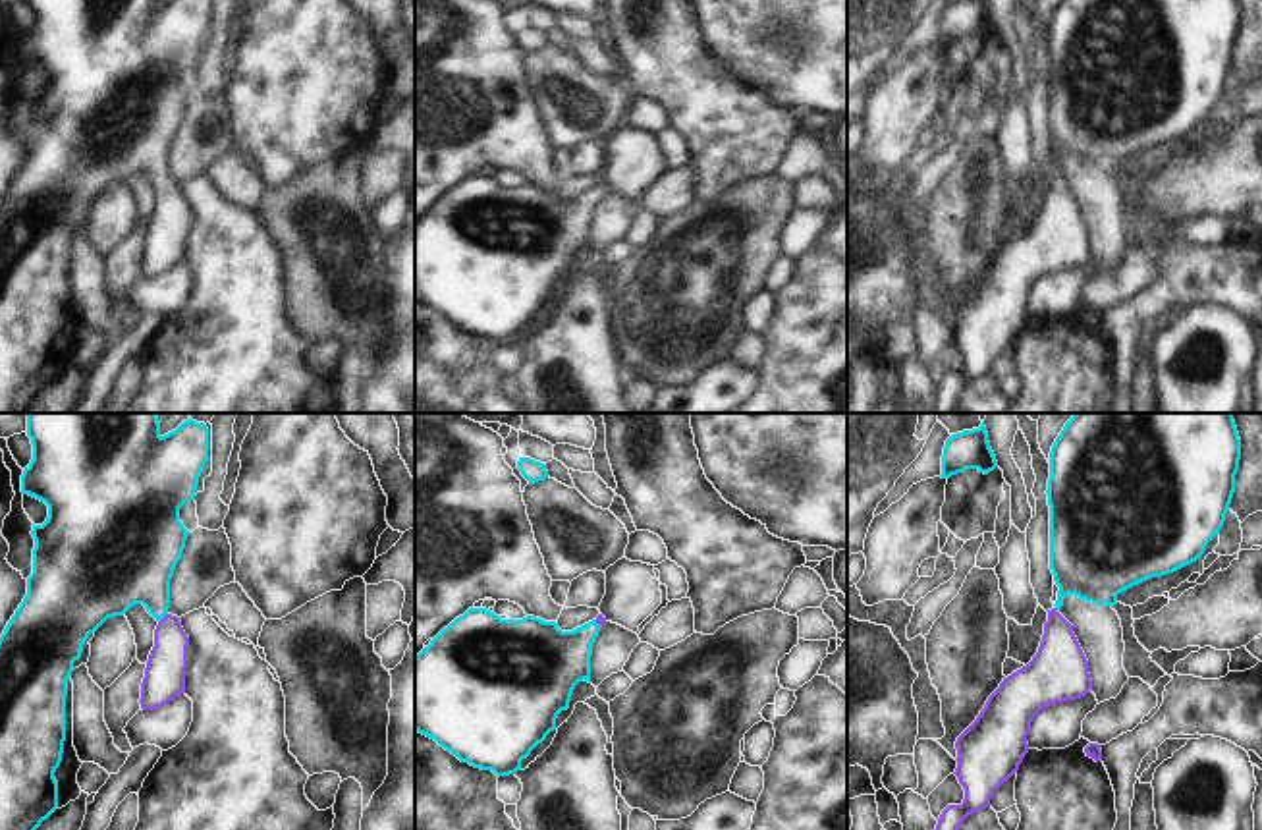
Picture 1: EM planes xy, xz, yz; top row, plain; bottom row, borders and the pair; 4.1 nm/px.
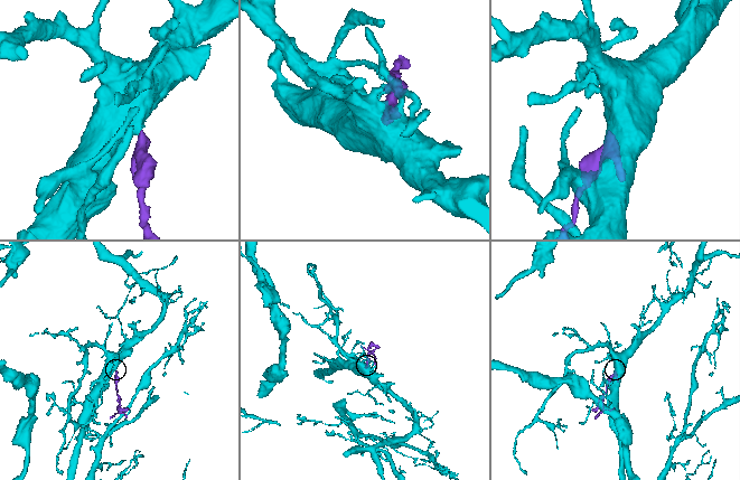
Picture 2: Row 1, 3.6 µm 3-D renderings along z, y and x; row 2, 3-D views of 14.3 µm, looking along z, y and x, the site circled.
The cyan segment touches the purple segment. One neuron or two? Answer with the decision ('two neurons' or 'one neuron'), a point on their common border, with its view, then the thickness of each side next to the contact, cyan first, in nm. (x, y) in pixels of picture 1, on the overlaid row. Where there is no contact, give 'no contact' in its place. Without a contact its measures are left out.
one neuron | xy (163, 616) | 320/180 nm

